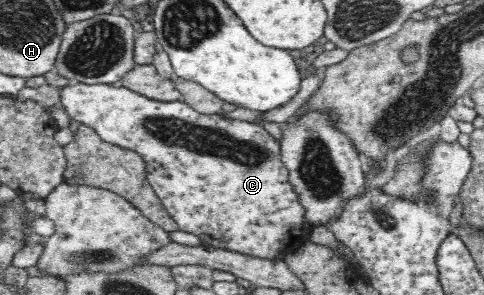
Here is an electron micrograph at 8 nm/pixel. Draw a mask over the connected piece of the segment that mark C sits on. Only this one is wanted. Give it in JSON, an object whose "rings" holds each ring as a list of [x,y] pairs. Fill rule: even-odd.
{"rings":[[[72,83],[67,87],[61,87],[60,105],[63,105],[68,115],[94,129],[98,136],[106,142],[118,145],[118,147],[128,149],[138,153],[145,161],[146,177],[157,198],[161,201],[163,208],[170,215],[173,222],[179,227],[178,231],[197,235],[201,240],[201,245],[207,249],[223,249],[265,260],[279,260],[283,256],[291,253],[301,246],[309,238],[313,226],[305,220],[304,206],[301,205],[297,194],[293,192],[292,184],[288,180],[288,169],[281,159],[280,141],[271,133],[267,132],[261,124],[249,122],[243,119],[227,118],[223,111],[219,113],[203,115],[182,100],[157,101],[149,99],[134,90],[126,87],[115,87],[112,84],[81,84]]]}

